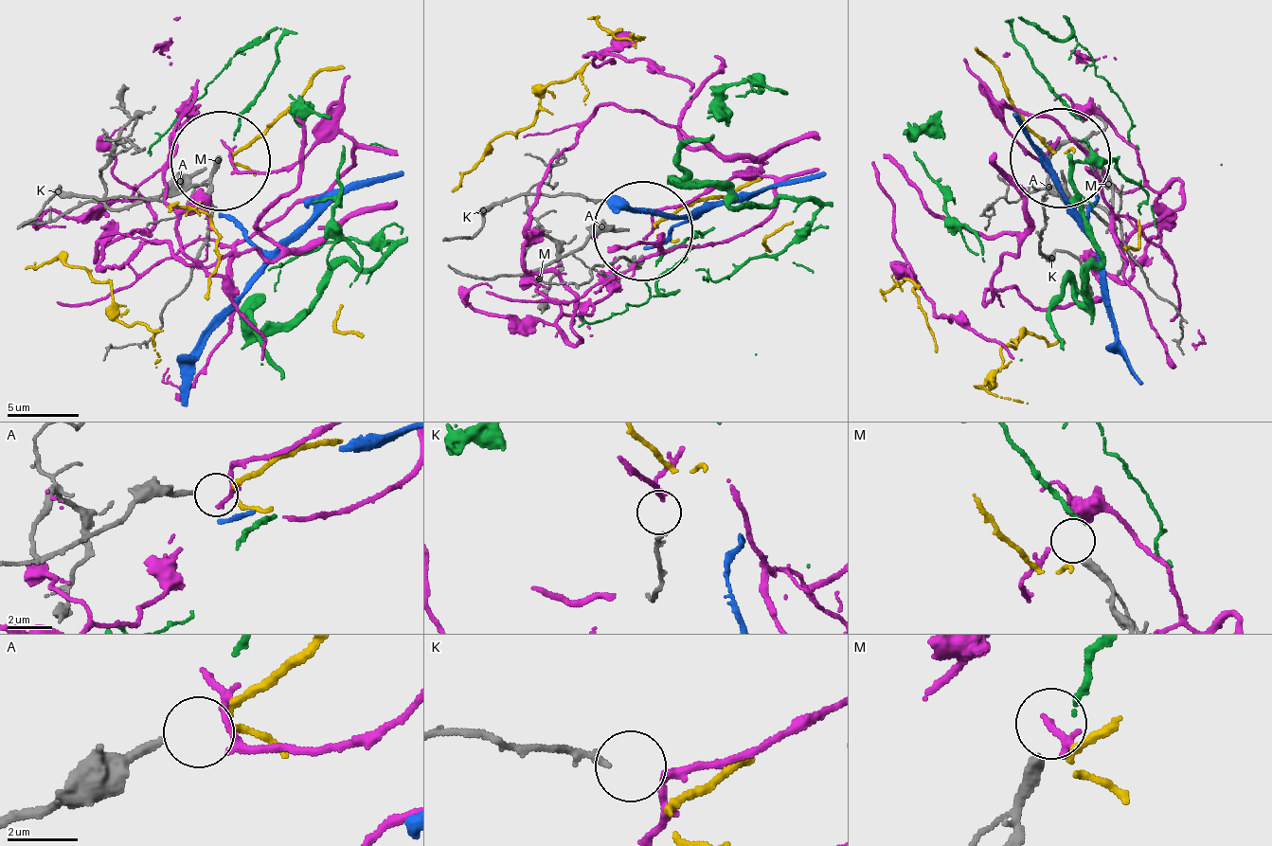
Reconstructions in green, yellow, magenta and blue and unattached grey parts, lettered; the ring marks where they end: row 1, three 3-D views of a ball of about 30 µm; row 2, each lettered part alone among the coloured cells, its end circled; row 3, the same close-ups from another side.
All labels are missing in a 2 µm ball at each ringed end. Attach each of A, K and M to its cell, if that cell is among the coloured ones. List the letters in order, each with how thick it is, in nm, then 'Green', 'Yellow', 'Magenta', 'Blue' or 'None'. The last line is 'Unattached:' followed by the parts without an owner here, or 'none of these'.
A: Thickness 240 nm. Yellow
K: Thickness 190 nm. Magenta
M: Thickness 360 nm. Green
Unattached: none of these

